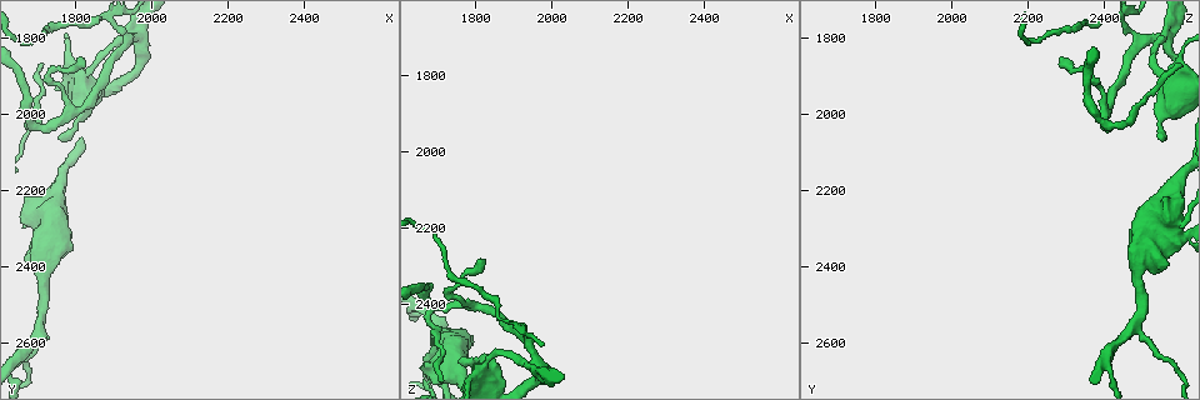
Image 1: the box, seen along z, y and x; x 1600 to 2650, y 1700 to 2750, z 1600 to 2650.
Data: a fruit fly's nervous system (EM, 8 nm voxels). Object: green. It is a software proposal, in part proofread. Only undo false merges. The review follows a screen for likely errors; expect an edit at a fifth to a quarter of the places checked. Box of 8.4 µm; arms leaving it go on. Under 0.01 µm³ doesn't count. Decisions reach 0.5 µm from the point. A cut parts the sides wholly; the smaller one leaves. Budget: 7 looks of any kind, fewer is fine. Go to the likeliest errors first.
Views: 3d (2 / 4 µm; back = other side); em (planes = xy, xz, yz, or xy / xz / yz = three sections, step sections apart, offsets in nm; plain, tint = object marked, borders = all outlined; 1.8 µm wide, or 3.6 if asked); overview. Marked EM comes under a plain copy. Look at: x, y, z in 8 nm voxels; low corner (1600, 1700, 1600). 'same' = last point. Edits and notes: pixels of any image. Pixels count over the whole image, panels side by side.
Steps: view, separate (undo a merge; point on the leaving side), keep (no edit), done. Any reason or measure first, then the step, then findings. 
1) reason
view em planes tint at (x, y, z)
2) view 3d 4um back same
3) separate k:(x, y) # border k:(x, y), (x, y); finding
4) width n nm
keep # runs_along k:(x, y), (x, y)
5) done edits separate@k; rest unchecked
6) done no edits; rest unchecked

touches itself
view em planes tint at (1955, 1805, 2555)

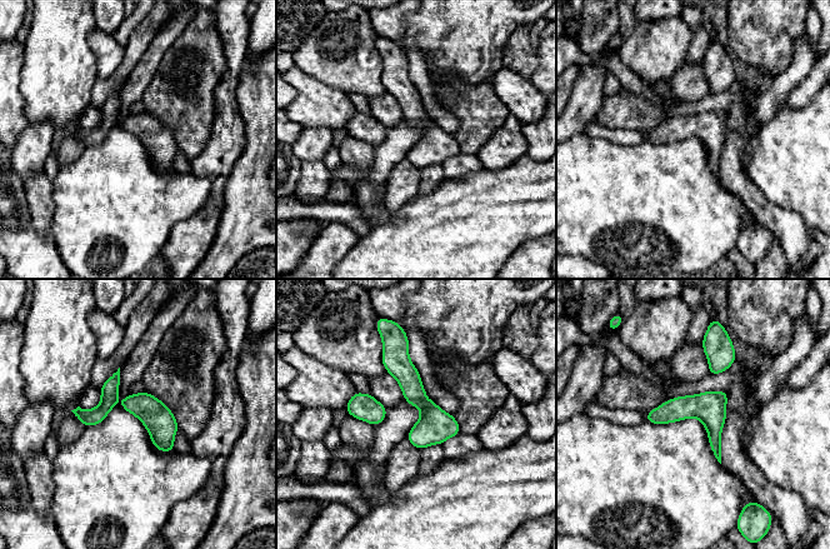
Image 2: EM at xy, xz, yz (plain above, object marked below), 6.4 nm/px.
keep # runs_along 2:(403, 345), (403, 370), (426, 407), (421, 445); continuous, no second neuron

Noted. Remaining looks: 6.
a fork
view em planes tint at (1715, 2530, 2495)

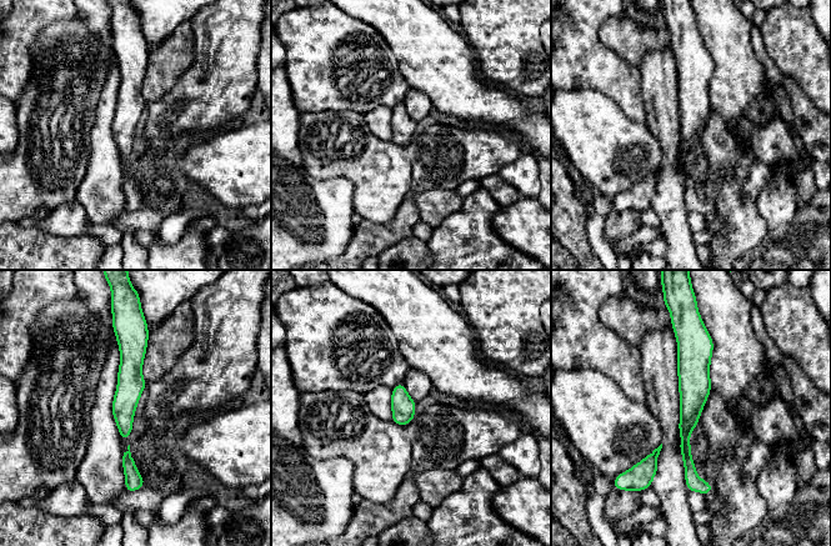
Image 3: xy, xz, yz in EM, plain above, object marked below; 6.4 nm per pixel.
width 150 nm
keep # runs_along 3:(685, 335), (685, 450), (697, 485); all the same neuron

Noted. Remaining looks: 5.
thick turns thin
view 3d 4um at (1690, 2235, 2600)

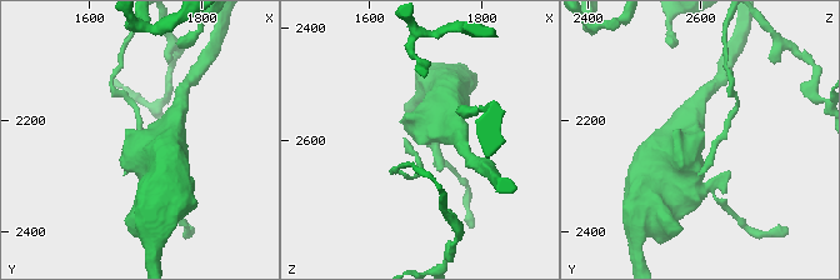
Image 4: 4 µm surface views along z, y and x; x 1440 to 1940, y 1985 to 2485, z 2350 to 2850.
now the EM
view em 3.6um yz step 4 tint at (1695, 2240, 2595)

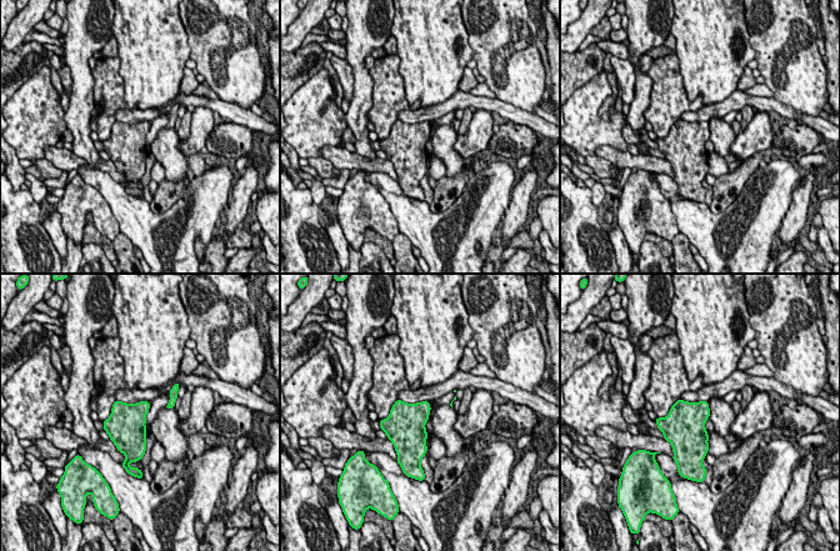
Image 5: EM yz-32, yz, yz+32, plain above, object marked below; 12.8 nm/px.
cut it another way
view em 3.6um planes tint same

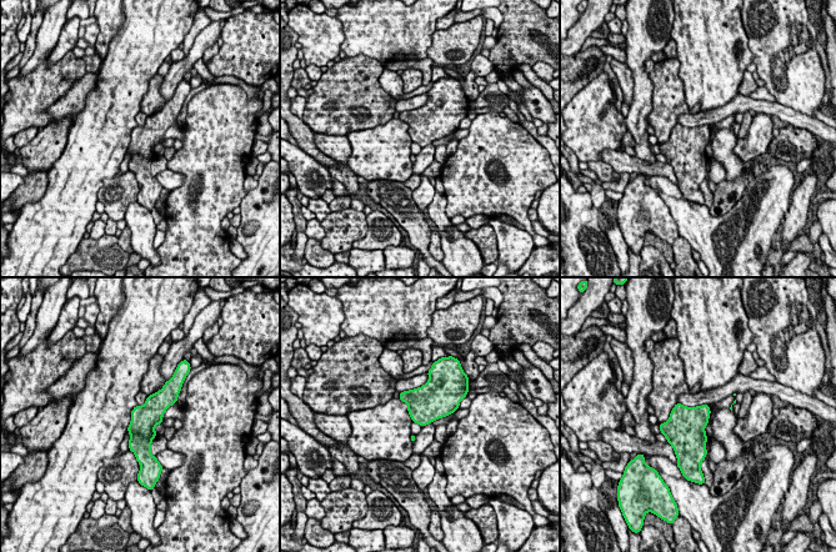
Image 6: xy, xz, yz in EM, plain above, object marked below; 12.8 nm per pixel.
keep # continuous, no second neuron

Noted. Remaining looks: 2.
done no edits; rest unchecked

